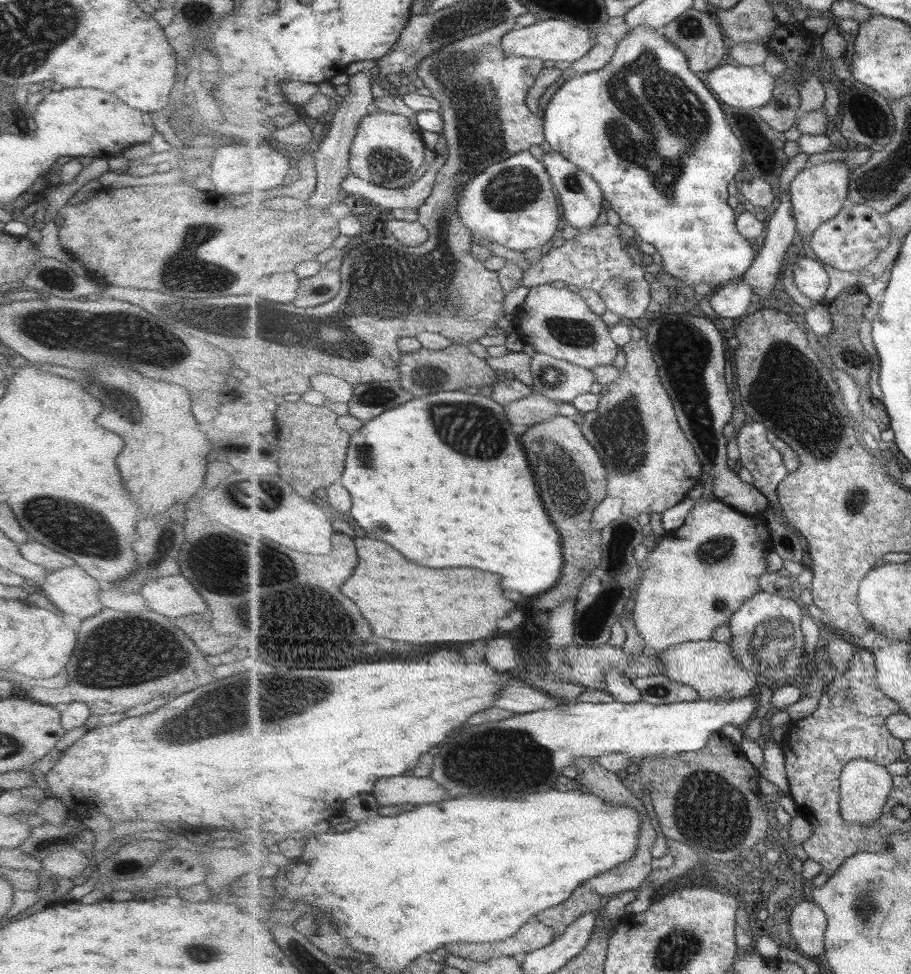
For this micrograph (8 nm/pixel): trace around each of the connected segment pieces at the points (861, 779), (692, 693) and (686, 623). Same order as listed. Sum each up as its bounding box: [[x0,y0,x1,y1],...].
[[840,758,894,824],[632,674,700,706],[632,500,773,655]]

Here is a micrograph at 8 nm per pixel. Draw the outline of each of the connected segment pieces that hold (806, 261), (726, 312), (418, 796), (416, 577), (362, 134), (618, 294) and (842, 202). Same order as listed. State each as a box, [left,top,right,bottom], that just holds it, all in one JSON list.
[[791,255,830,302],[708,279,754,321],[371,776,445,806],[343,538,517,644],[350,110,430,188],[522,224,651,321],[790,161,853,239]]

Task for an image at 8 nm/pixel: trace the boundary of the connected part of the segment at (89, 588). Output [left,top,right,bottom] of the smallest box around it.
[38,564,103,620]

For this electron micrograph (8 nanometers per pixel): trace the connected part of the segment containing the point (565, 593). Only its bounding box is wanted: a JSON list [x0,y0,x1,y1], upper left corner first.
[521,414,609,612]

